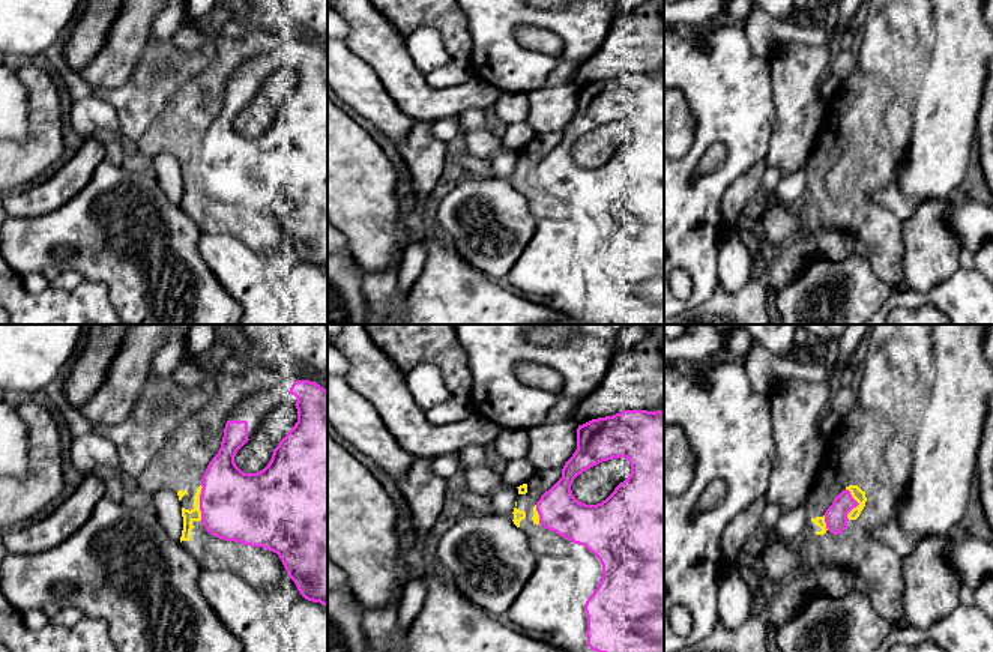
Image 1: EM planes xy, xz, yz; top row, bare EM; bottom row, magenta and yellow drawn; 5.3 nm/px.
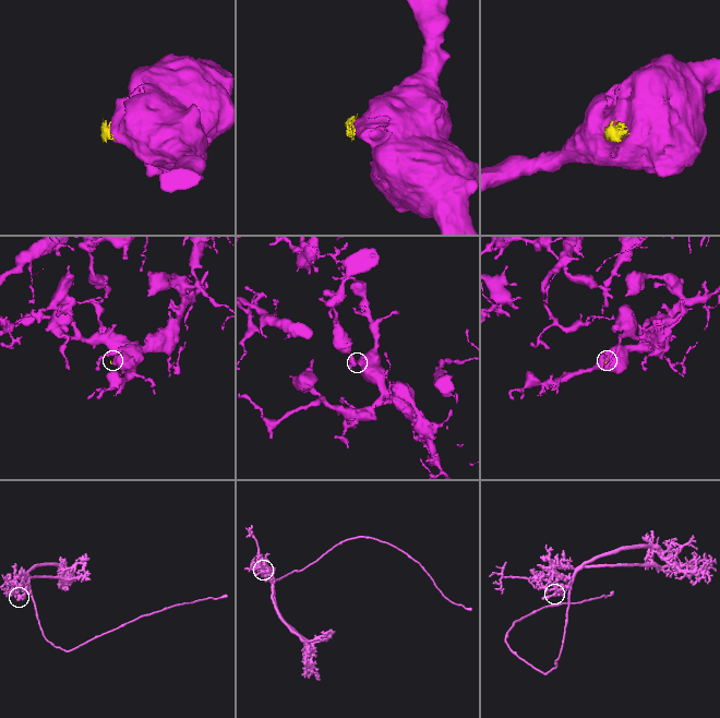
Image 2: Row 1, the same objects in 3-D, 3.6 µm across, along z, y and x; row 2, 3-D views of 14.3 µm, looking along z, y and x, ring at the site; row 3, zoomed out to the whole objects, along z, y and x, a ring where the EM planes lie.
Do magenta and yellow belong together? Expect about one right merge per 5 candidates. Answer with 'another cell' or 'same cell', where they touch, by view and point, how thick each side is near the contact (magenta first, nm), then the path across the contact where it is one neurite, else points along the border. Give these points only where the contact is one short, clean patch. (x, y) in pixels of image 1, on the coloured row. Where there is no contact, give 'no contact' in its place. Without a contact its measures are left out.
another cell; meets magenta in xy at (200, 502); 380 nm thick on the magenta side, 70 nm on the other; border along xy (202, 485), (200, 519)

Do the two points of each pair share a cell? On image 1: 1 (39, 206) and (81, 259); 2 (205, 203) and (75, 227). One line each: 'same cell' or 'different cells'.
1: different cells
2: different cells

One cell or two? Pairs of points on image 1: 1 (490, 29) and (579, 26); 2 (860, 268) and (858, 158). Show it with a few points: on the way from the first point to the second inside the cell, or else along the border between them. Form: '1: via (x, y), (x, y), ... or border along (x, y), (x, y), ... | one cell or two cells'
1: via (513, 17), (541, 17), (556, 21) | one cell
2: border along (869, 259), (873, 271), (884, 281), (894, 283) | two cells

